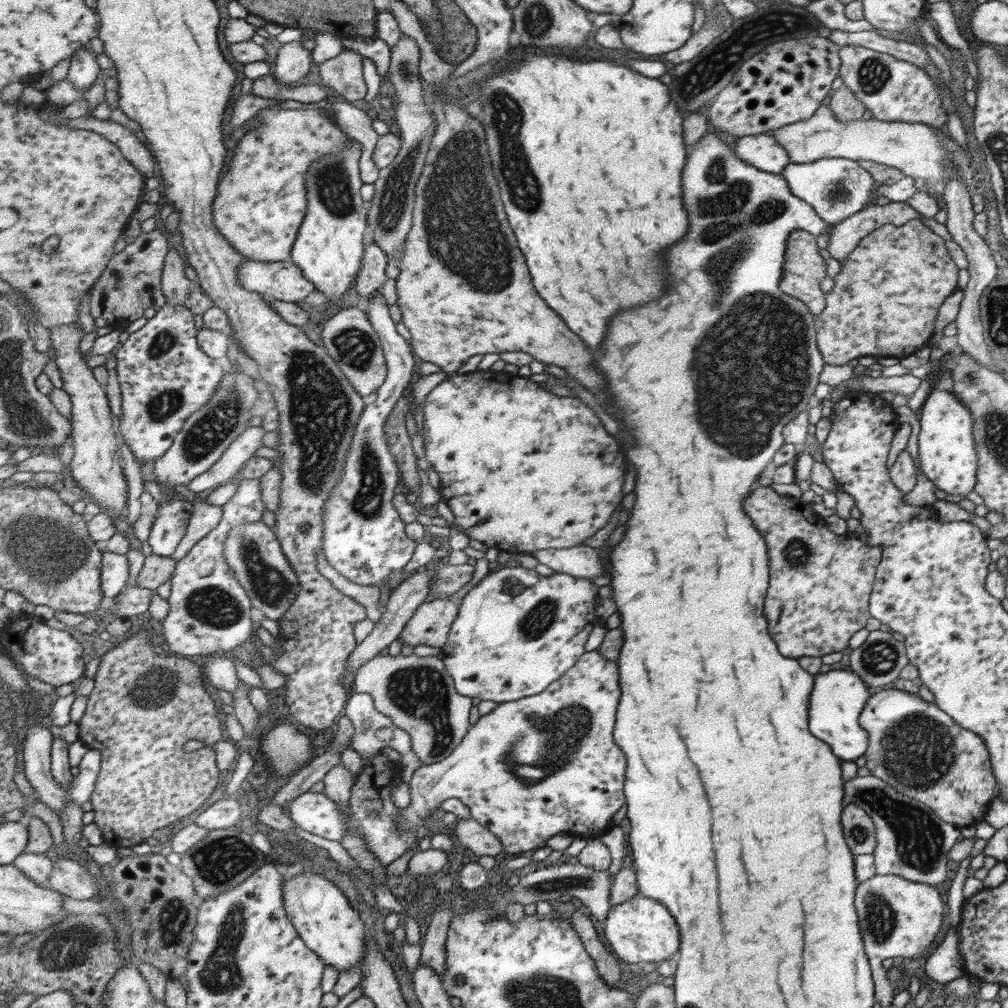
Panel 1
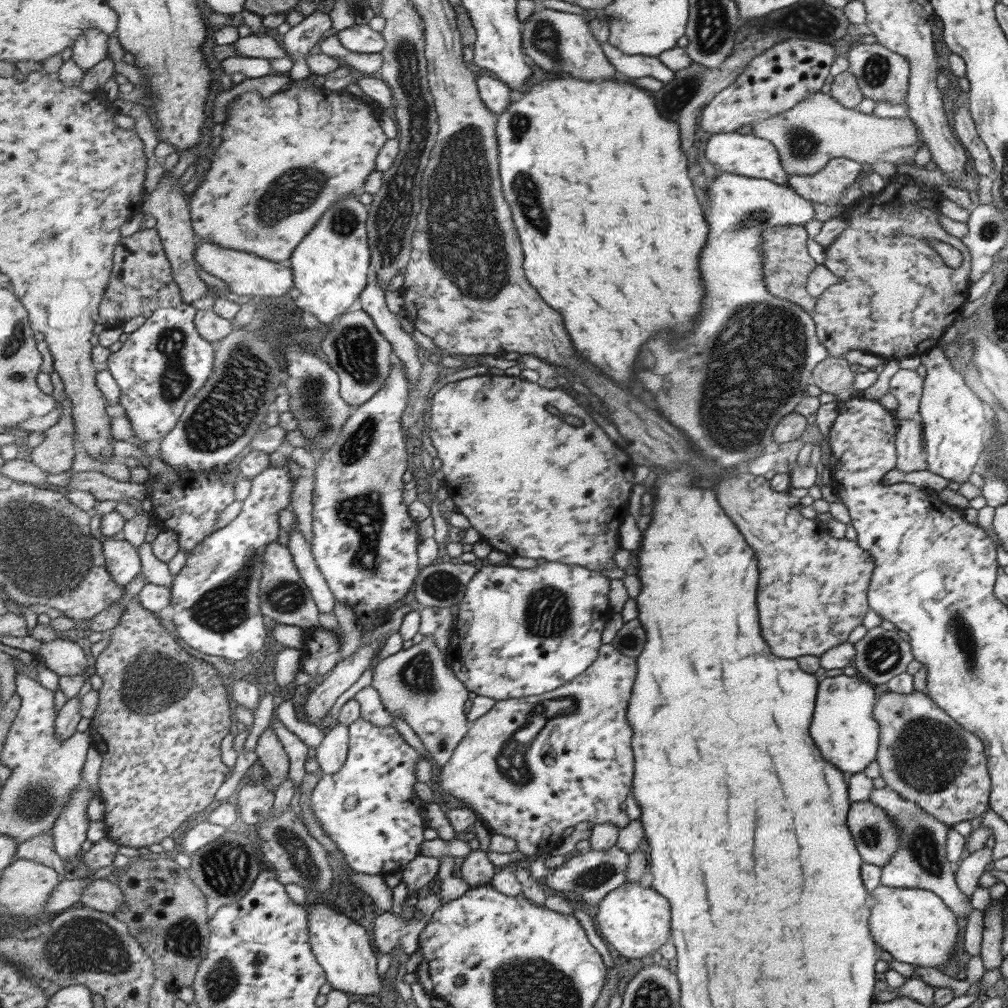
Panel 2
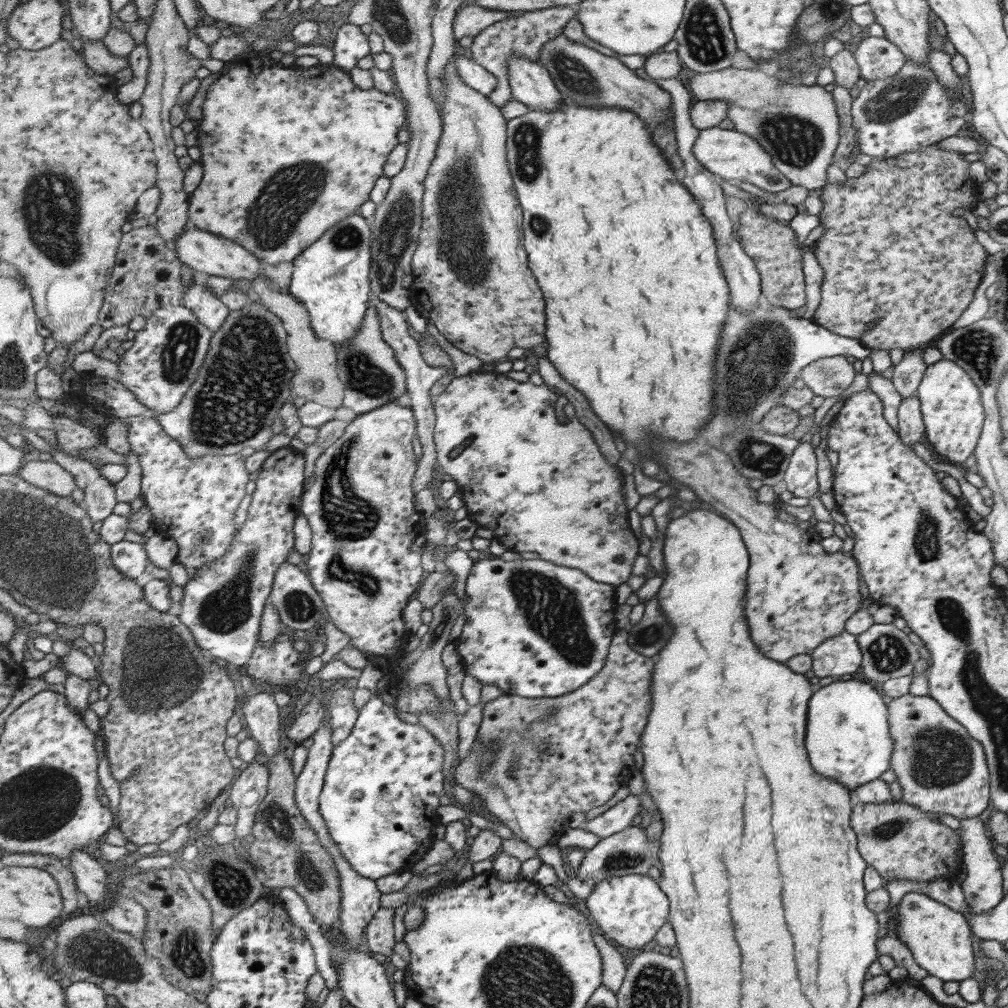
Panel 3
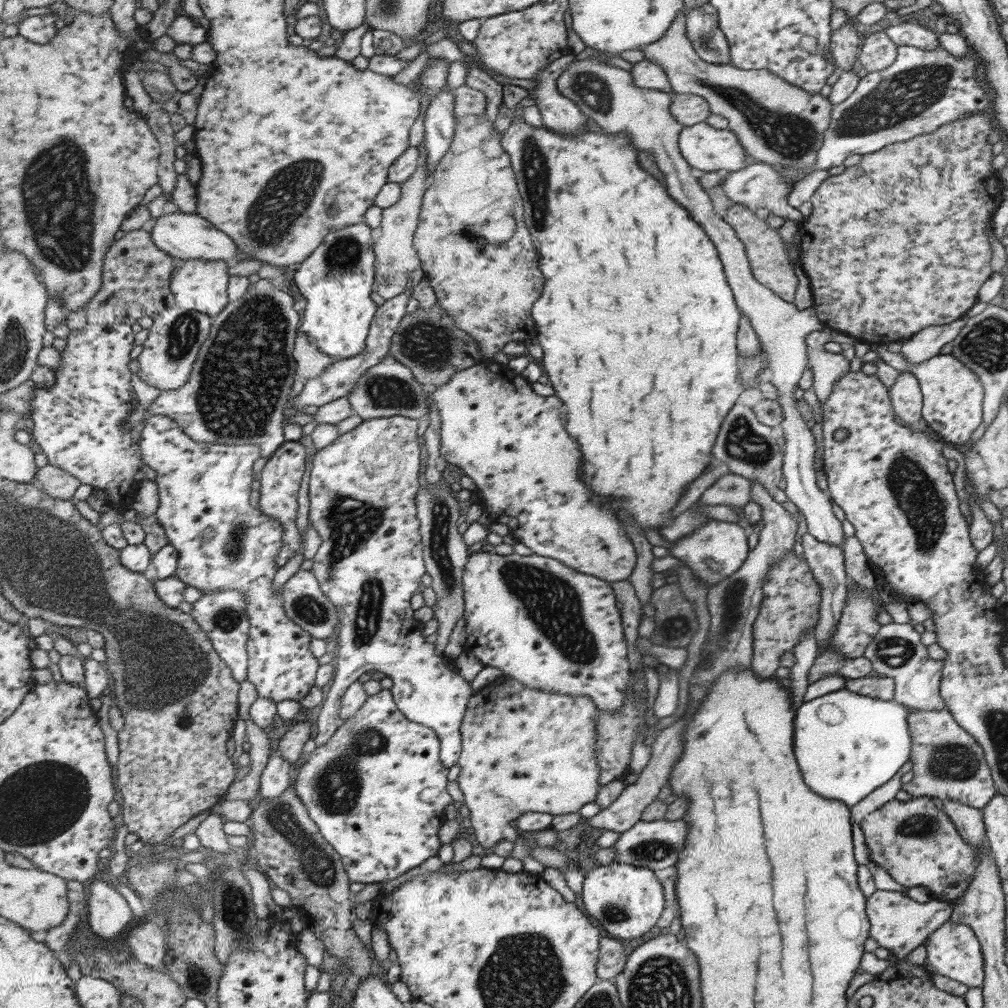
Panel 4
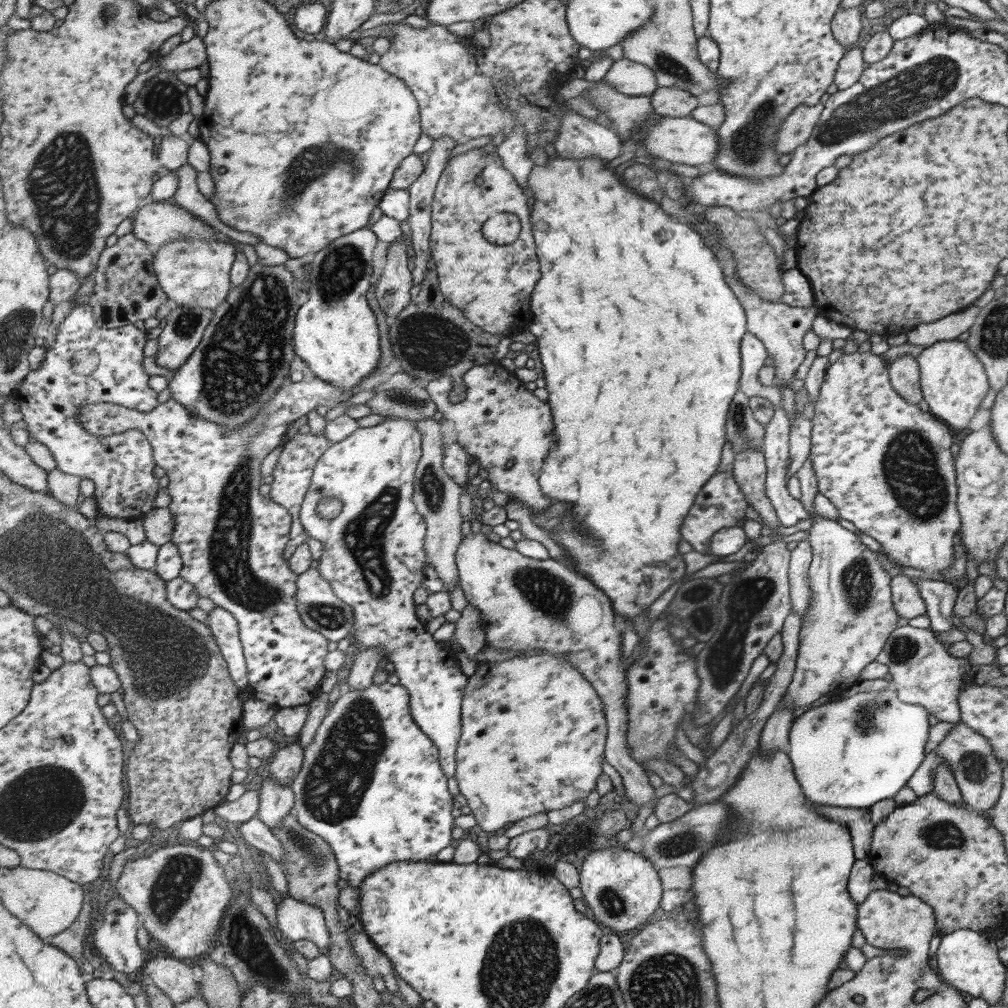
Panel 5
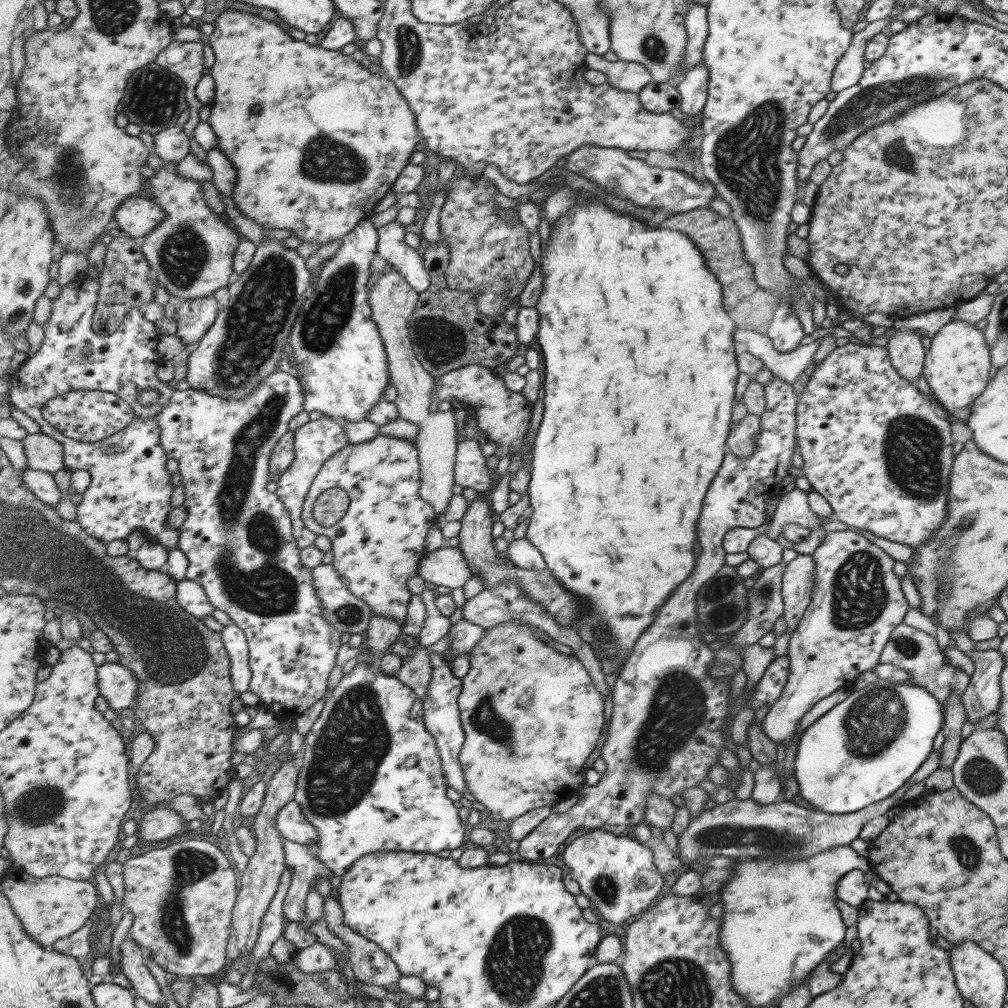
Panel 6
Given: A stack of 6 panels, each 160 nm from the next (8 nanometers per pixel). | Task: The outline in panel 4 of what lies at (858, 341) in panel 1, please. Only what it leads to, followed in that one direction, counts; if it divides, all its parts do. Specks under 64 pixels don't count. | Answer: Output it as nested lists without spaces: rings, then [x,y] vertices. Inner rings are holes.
[[[988,109],[973,112],[973,115],[939,126],[939,129],[931,133],[915,136],[906,142],[897,142],[879,151],[861,155],[859,163],[845,168],[837,176],[828,176],[819,184],[810,197],[812,211],[797,230],[799,230],[799,259],[803,272],[809,280],[813,302],[811,306],[824,326],[869,344],[887,345],[896,340],[911,338],[913,334],[926,326],[949,324],[965,315],[966,311],[975,304],[977,290],[992,274],[989,267],[992,251],[985,235],[985,226],[987,223],[990,224],[991,213],[1001,202],[1003,192],[998,182],[997,171],[989,165],[995,152],[1000,148],[987,143],[987,136],[994,129],[995,121]]]

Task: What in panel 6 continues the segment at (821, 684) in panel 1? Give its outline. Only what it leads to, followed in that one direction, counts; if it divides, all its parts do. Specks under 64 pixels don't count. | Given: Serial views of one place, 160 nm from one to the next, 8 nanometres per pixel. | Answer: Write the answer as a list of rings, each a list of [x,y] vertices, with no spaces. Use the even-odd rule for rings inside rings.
[[[877,679],[854,690],[850,695],[813,720],[798,738],[793,776],[798,784],[798,795],[817,811],[842,815],[889,798],[899,790],[925,762],[933,746],[933,738],[943,726],[942,707],[923,687],[907,682]]]

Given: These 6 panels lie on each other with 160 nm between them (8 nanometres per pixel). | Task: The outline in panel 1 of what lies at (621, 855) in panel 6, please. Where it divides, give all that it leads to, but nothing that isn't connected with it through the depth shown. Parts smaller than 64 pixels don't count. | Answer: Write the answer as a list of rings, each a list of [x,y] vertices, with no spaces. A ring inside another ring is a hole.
[[[638,893],[631,900],[613,906],[604,925],[604,934],[616,956],[626,963],[663,962],[675,957],[682,946],[682,933],[668,906]]]

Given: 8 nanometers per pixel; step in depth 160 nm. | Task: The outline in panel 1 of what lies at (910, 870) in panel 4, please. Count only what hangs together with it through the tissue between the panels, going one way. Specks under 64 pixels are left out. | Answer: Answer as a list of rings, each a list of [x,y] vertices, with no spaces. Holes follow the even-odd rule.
[[[849,803],[842,808],[840,825],[851,854],[872,854],[875,846],[874,826],[864,810]]]

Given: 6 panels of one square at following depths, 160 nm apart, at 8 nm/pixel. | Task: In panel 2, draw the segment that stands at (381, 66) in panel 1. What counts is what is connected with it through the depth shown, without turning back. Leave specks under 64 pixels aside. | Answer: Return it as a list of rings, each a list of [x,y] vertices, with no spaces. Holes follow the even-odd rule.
[[[368,25],[351,27],[338,35],[345,48],[363,55],[382,53],[387,46],[381,32],[374,33]]]

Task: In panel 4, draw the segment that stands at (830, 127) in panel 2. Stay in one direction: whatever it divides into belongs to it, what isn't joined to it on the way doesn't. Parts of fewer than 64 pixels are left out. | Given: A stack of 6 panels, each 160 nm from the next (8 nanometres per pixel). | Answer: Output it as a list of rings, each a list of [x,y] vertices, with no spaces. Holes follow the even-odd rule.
[[[685,11],[674,20],[674,24],[661,40],[641,48],[645,59],[660,64],[668,74],[674,93],[695,94],[706,98],[710,102],[711,112],[727,119],[728,130],[737,135],[742,149],[755,158],[757,163],[781,166],[783,169],[797,169],[807,171],[813,167],[816,151],[819,150],[823,131],[829,125],[831,117],[831,103],[819,93],[805,92],[782,78],[771,74],[765,69],[741,70],[731,64],[712,65],[705,62],[694,49],[692,40],[687,34],[687,17]]]

